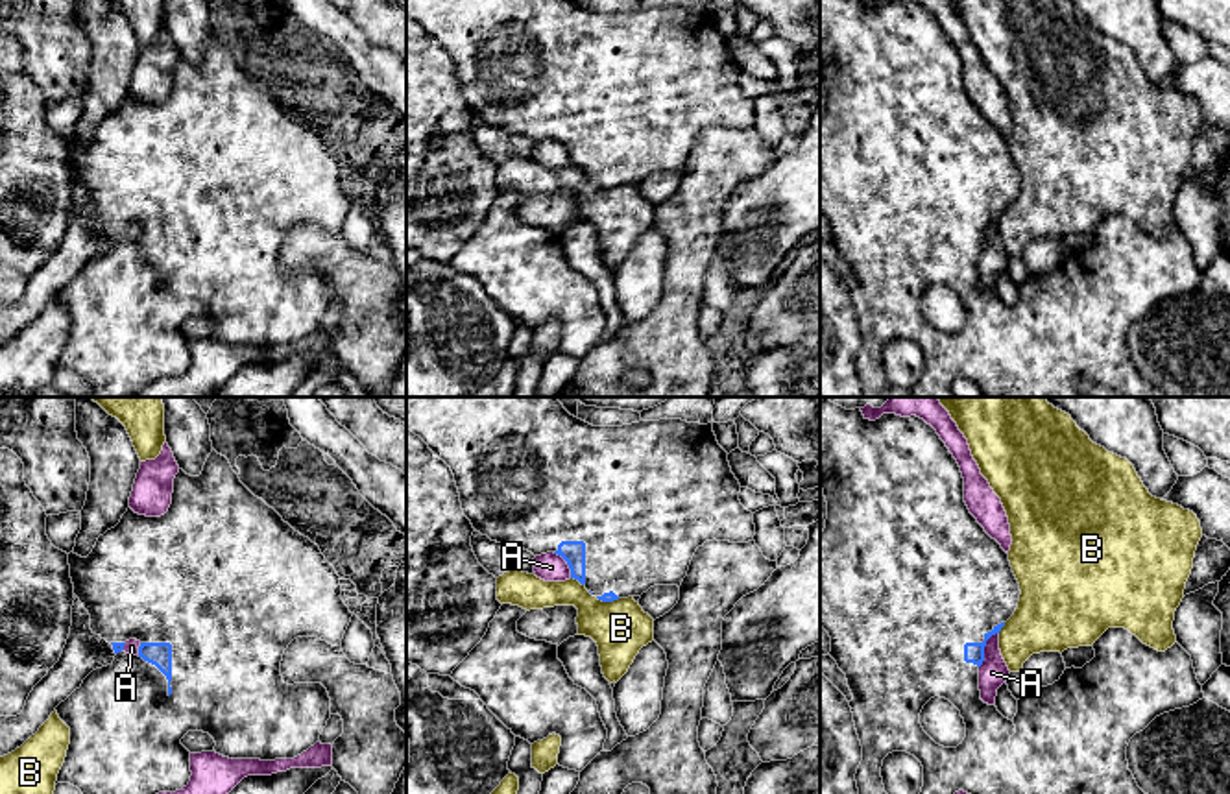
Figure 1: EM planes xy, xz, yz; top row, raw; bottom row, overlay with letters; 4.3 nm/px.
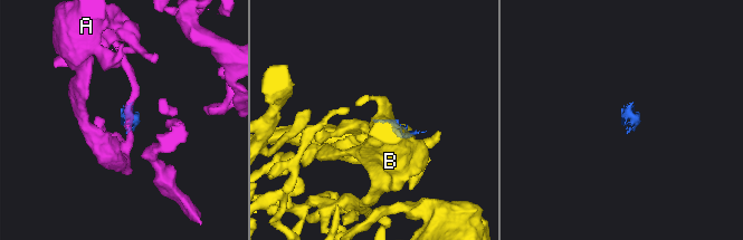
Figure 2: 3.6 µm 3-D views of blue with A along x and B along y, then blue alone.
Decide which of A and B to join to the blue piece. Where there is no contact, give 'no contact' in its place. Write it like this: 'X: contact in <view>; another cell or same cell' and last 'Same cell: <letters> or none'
A: contact in yz; another cell
B: contact in xz; another cell
Same cell: none

